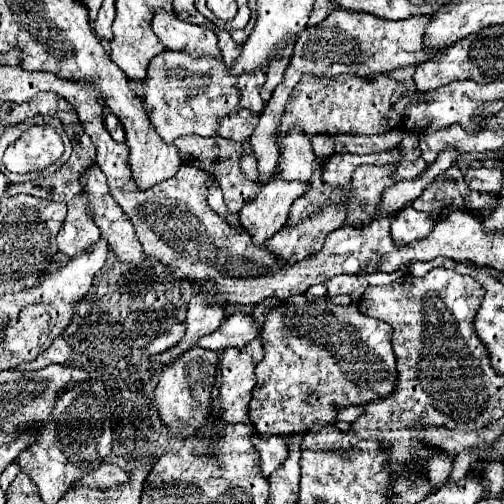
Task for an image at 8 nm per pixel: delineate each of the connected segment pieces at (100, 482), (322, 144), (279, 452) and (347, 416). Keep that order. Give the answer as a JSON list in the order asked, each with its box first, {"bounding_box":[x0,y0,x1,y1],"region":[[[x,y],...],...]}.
[{"bounding_box":[79,462,127,488],"region":[[[103,462],[97,470],[89,472],[87,476],[83,476],[83,480],[79,480],[81,486],[91,486],[91,488],[111,488],[117,484],[127,482],[127,472],[123,472],[119,466],[111,464],[111,462]]]},{"bounding_box":[311,136,333,156],"region":[[[311,136],[311,146],[315,156],[329,156],[333,154],[333,142],[329,136]]]},{"bounding_box":[251,432,287,478],"region":[[[253,432],[251,442],[261,458],[261,472],[265,478],[287,458],[287,444],[283,436],[259,436],[259,432]]]},{"bounding_box":[337,406,363,422],"region":[[[347,406],[343,410],[339,410],[337,420],[345,420],[345,422],[355,422],[359,416],[363,414],[363,406]]]}]

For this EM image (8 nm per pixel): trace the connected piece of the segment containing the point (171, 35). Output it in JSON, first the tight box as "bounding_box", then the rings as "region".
{"bounding_box":[153,12,217,56],"region":[[[155,12],[153,32],[169,50],[187,50],[193,54],[217,56],[217,36],[205,26],[195,26],[191,22],[173,16],[173,12]]]}

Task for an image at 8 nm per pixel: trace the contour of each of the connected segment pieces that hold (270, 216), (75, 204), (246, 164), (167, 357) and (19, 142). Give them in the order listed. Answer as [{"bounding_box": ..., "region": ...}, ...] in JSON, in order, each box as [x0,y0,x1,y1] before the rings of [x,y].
[{"bounding_box":[239,176,309,244],"region":[[[273,176],[267,184],[263,184],[257,198],[239,212],[241,224],[253,236],[253,242],[265,244],[275,232],[279,232],[279,228],[287,222],[291,204],[307,190],[309,184],[281,180],[279,176]]]},{"bounding_box":[57,194,99,258],"region":[[[77,194],[69,202],[67,218],[63,220],[63,228],[57,234],[57,246],[59,250],[71,258],[87,248],[91,248],[99,240],[99,228],[87,216],[87,194]]]},{"bounding_box":[241,142,255,180],"region":[[[247,142],[243,144],[243,148],[245,148],[245,152],[241,156],[241,170],[243,170],[243,174],[249,180],[255,180],[255,158],[253,158],[253,152],[249,150],[249,144]]]},{"bounding_box":[153,292,225,366],"region":[[[203,292],[193,294],[193,298],[189,302],[189,310],[187,310],[187,320],[185,320],[185,326],[187,326],[185,338],[175,348],[153,356],[153,360],[161,366],[169,364],[179,354],[193,348],[201,336],[215,332],[223,318],[225,318],[225,306],[223,304],[207,304],[207,296],[203,296]]]},{"bounding_box":[3,126,63,172],"region":[[[29,126],[7,150],[3,164],[11,172],[43,170],[63,154],[63,140],[51,126]]]}]

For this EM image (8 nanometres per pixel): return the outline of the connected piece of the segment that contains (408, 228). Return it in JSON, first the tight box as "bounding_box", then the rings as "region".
{"bounding_box":[391,206,435,244],"region":[[[411,206],[403,208],[393,216],[391,234],[395,244],[409,244],[413,240],[421,240],[433,228],[435,220],[427,212],[417,212]]]}

